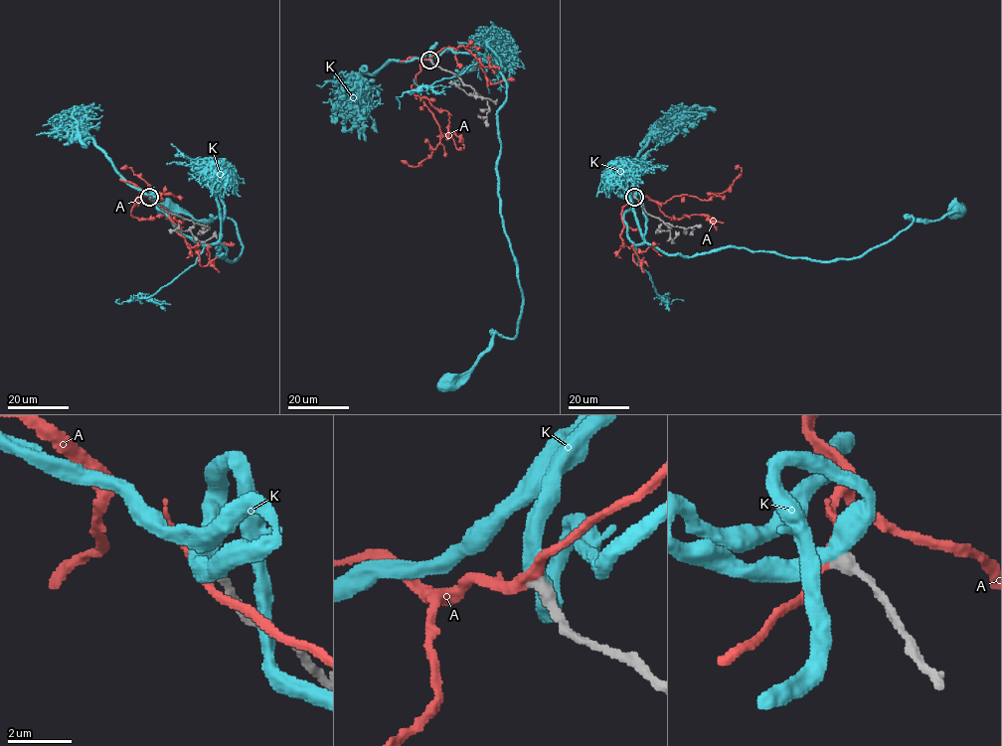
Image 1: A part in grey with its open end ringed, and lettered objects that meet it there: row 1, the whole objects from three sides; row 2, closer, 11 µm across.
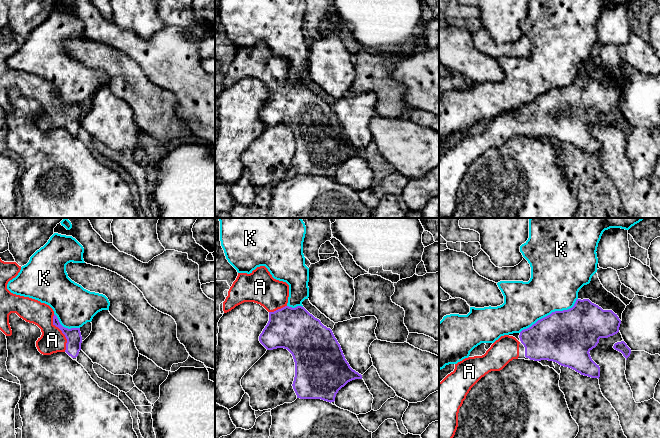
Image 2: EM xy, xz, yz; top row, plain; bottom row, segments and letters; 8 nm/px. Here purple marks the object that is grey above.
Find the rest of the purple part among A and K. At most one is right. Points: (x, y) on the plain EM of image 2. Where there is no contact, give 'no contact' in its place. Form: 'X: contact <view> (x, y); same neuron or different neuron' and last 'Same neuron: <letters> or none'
A: contact xy (62, 108); same neuron
K: contact yz (550, 90); different neuron
Same neuron: A

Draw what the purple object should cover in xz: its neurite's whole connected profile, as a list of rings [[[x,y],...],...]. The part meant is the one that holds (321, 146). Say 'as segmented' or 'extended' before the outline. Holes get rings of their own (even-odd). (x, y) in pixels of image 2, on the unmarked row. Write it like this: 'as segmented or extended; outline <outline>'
extended; outline [[[260,42],[250,50],[238,49],[223,78],[223,87],[227,89],[244,78],[263,82],[269,88],[269,97],[260,110],[259,117],[267,126],[284,124],[292,130],[295,138],[292,162],[297,174],[334,178],[342,163],[352,156],[362,155],[362,151],[350,143],[332,106],[304,83],[289,83],[288,73],[289,61],[274,55],[265,42]]]

